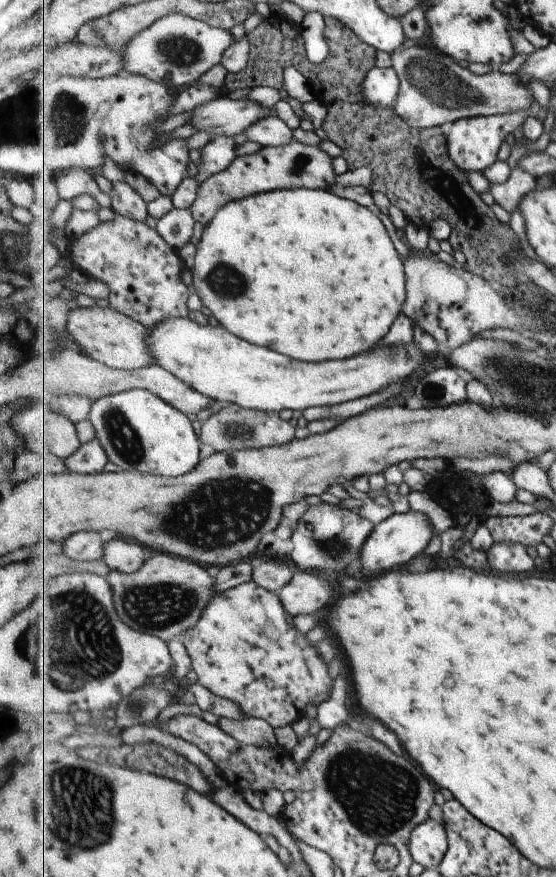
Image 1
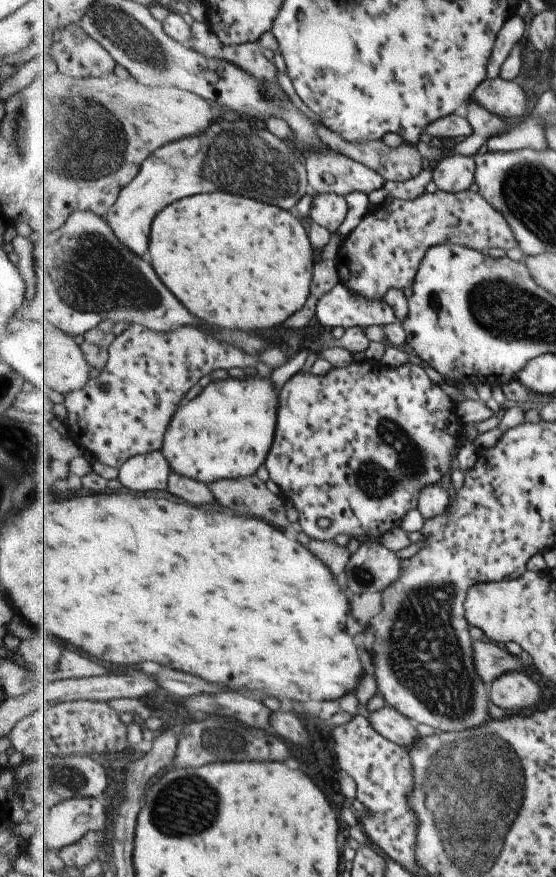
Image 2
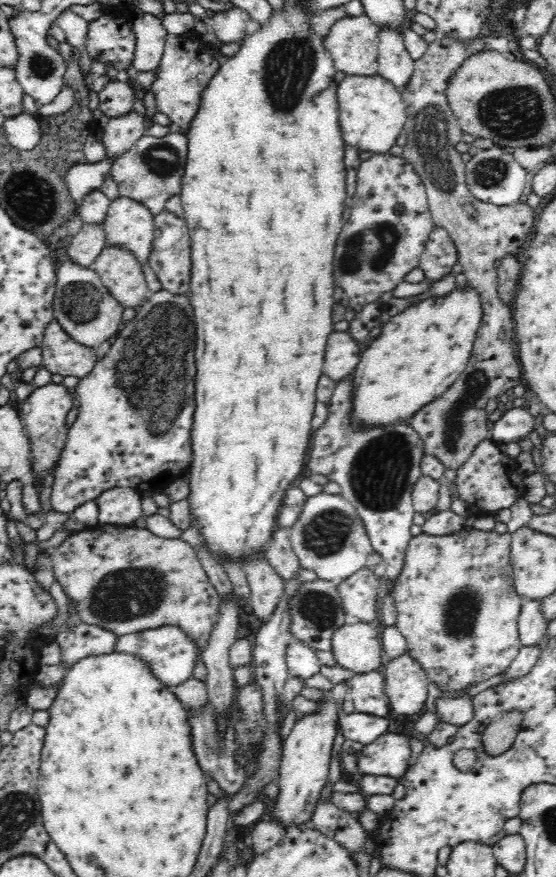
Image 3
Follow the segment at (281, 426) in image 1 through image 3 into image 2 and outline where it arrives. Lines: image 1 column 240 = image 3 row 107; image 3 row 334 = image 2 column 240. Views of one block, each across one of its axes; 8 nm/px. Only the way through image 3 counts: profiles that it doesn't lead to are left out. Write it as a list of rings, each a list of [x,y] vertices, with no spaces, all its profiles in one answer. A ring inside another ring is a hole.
[[[257,474],[208,484],[216,502],[239,514],[263,518],[281,530],[291,528],[287,508],[279,495],[273,494]]]

